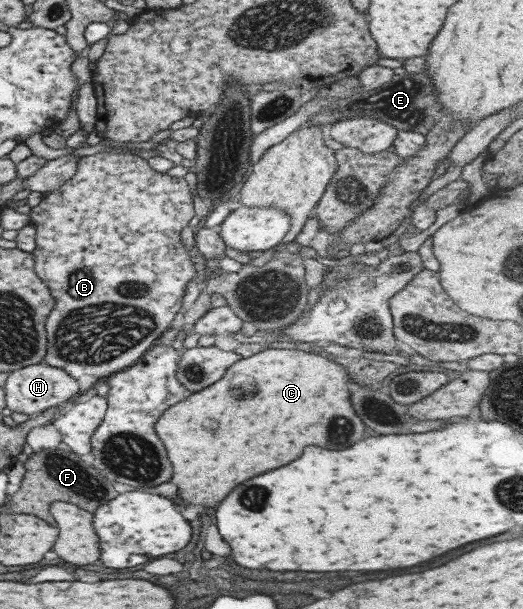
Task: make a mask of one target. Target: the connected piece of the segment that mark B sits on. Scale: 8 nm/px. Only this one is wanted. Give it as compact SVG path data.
M101 153L91 154L79 158L75 175L63 185L53 190L50 194L43 194L40 202L31 207L28 218L31 225L35 227L34 247L32 254L35 274L45 283L45 287L55 300L53 310L49 312L44 327L46 330L47 352L43 358L49 366L64 370L71 378L78 379L79 376L89 375L98 378L98 382L104 376L112 375L121 369L131 366L149 347L160 338L162 332L173 326L175 313L181 307L181 300L185 292L185 284L195 278L195 267L189 261L190 247L183 244L180 239L181 230L187 226L194 216L192 199L189 186L183 178L170 178L167 174L159 174L149 167L147 160L127 153Z

